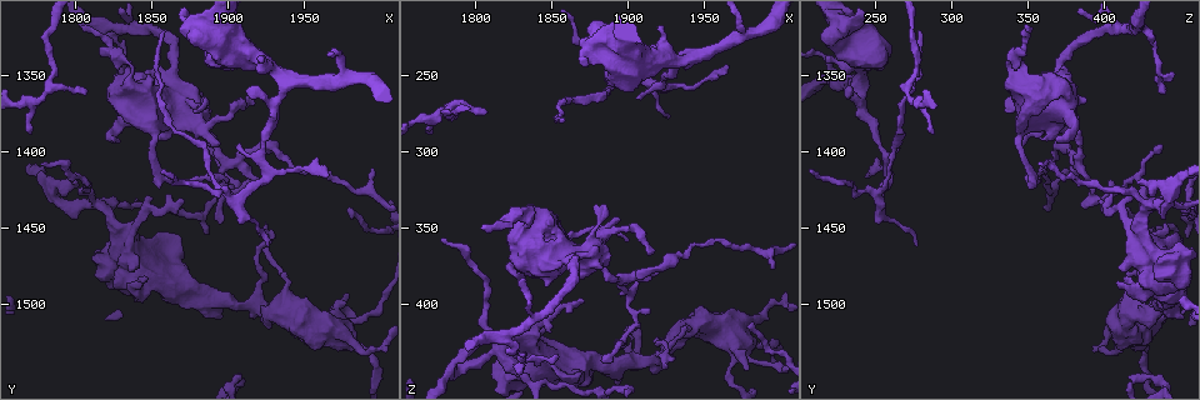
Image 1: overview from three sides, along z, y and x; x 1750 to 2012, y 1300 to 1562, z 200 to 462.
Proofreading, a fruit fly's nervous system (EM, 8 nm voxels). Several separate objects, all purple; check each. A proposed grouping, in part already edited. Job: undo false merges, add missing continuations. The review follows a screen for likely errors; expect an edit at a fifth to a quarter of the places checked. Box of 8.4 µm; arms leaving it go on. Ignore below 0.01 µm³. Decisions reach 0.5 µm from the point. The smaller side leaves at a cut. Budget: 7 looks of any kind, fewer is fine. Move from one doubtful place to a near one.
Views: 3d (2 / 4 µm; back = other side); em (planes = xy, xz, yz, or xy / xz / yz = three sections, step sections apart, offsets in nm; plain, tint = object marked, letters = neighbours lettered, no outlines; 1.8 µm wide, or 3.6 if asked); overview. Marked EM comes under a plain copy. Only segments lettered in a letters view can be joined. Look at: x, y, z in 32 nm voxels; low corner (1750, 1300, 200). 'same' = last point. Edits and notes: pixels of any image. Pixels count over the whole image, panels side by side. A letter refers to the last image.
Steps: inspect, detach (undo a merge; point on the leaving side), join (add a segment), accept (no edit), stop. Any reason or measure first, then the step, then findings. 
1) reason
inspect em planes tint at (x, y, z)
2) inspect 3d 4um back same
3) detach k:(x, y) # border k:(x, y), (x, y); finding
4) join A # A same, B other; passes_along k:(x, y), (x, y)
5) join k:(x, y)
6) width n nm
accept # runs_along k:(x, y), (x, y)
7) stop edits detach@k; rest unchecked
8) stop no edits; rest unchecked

sudden change in width
inspect em xz step 8 tint at (1816, 1434, 432)

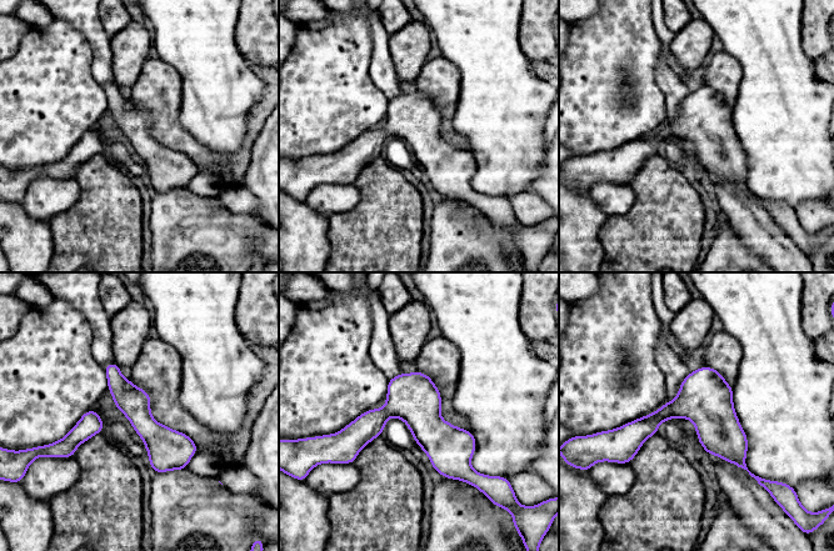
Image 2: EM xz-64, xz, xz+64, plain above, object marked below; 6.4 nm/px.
cut it another way
inspect em planes letters same

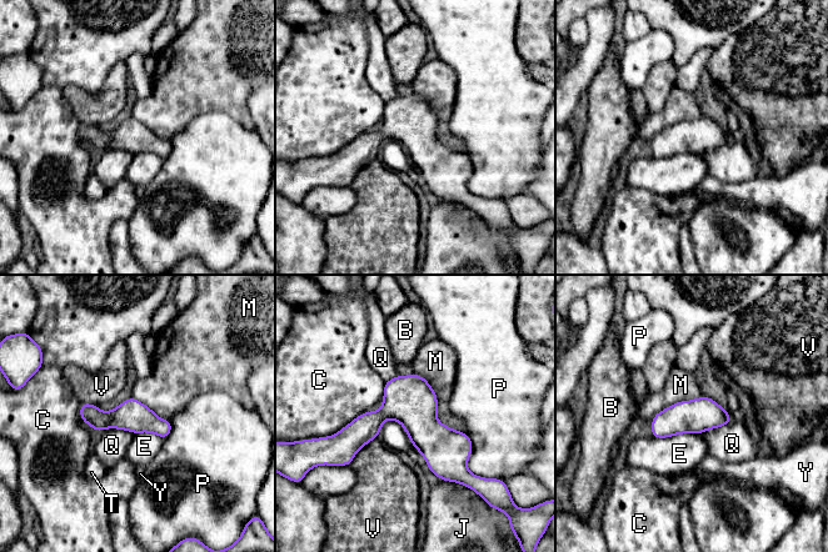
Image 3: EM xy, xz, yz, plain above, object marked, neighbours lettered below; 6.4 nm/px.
accept # B other, C other, E other, J other, M other, P other, Q other, T other, V other, Y other; runs_along 3:(343, 433), (408, 414), (469, 448); one neuron here

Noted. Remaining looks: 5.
abrupt turn
inspect em planes tint at (1860, 1418, 356)

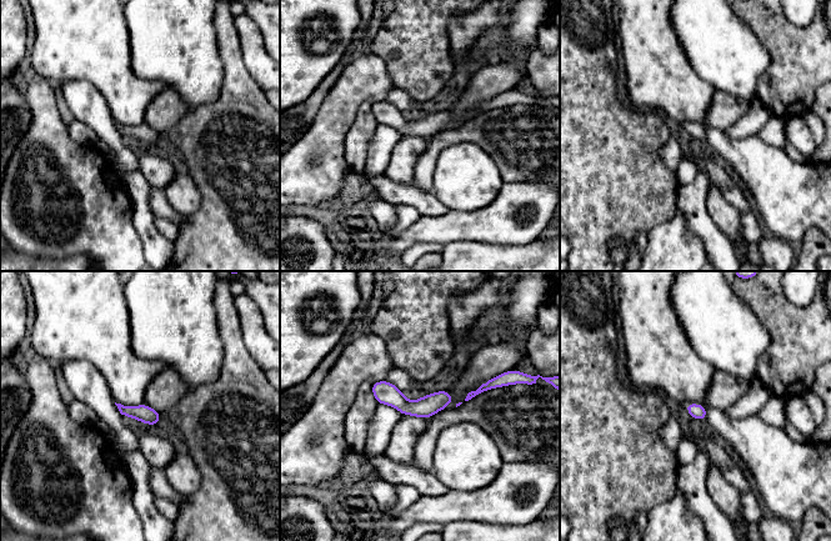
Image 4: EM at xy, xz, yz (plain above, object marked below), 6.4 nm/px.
see the neighbours
inspect em planes letters same

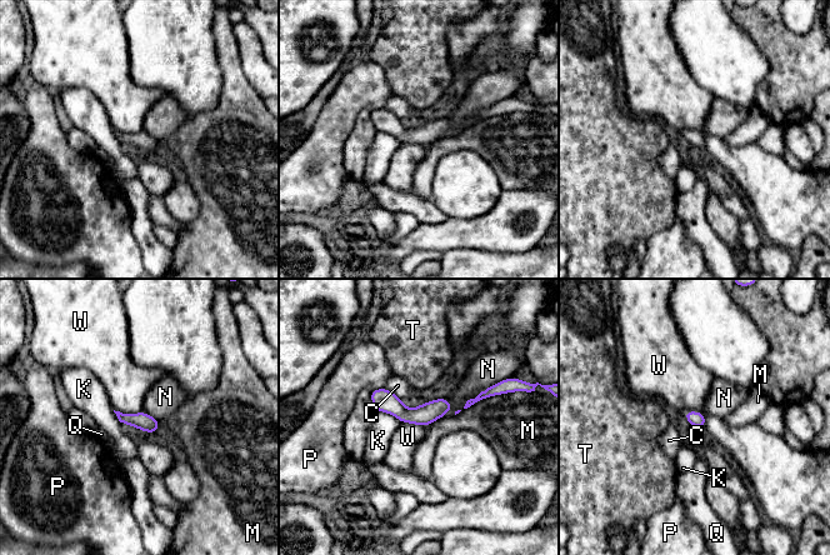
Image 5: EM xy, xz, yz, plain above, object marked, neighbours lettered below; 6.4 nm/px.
longest_contact N 280 nm
accept # C other, K other, M other, N other, P other, Q other, T other, W other; border 5:(114, 409), (126, 414), (141, 411); continuous, no second neuron

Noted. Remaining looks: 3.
sudden change in width
inspect 3d 2um at (1924, 1466, 430)

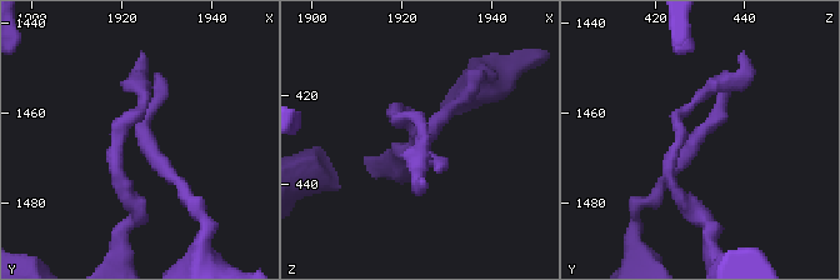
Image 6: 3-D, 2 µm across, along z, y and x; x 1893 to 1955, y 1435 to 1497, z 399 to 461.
shape alone is not enough
inspect em 3.6um yz step 4 tint at (1923, 1466, 429)

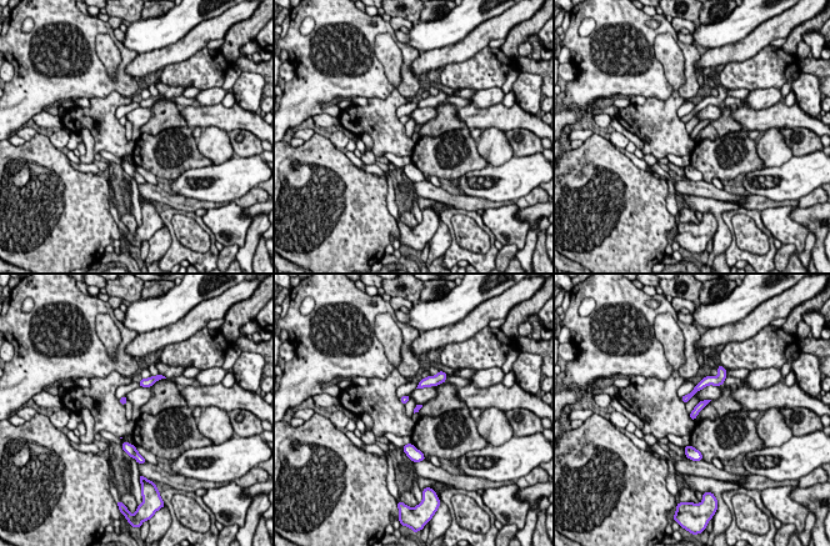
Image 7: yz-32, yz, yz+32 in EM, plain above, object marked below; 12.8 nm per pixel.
another direction
inspect em 3.6um planes letters same

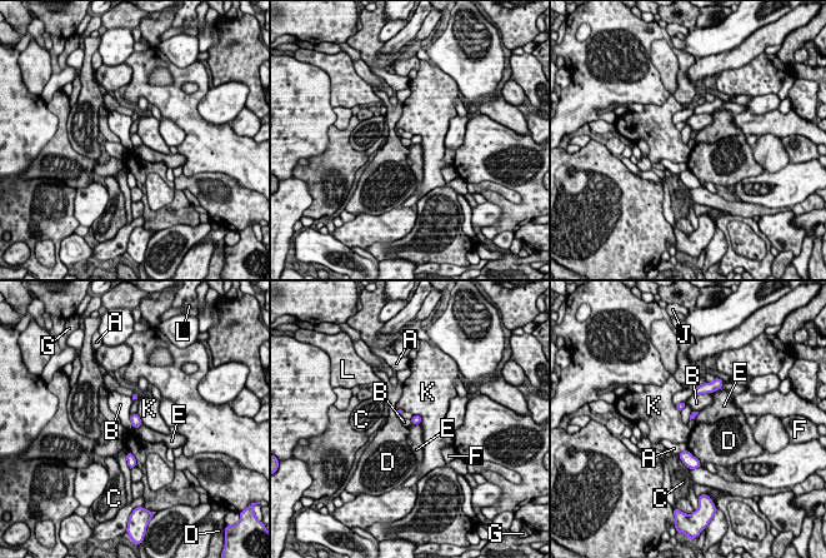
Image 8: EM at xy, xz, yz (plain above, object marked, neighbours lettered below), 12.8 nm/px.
width 70 nm
accept # A other, B other, C other, D other, E other, F other, G other, J other, K other, L other; border 8:(710, 392), (692, 395); all the same neuron

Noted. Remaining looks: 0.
stop no edits; rest unchecked

